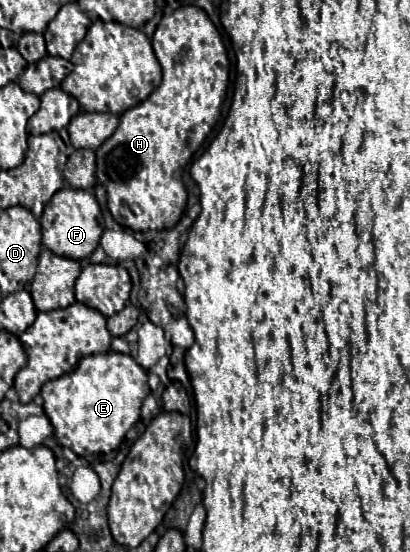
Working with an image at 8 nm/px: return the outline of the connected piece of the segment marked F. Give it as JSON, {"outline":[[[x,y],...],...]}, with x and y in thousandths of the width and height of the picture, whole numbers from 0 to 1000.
{"outline":[[[176,339],[137,346],[137,353],[112,368],[98,408],[102,408],[102,440],[127,458],[171,469],[215,469],[239,447],[244,426],[254,422],[249,386],[234,357],[205,342],[176,342]]]}

